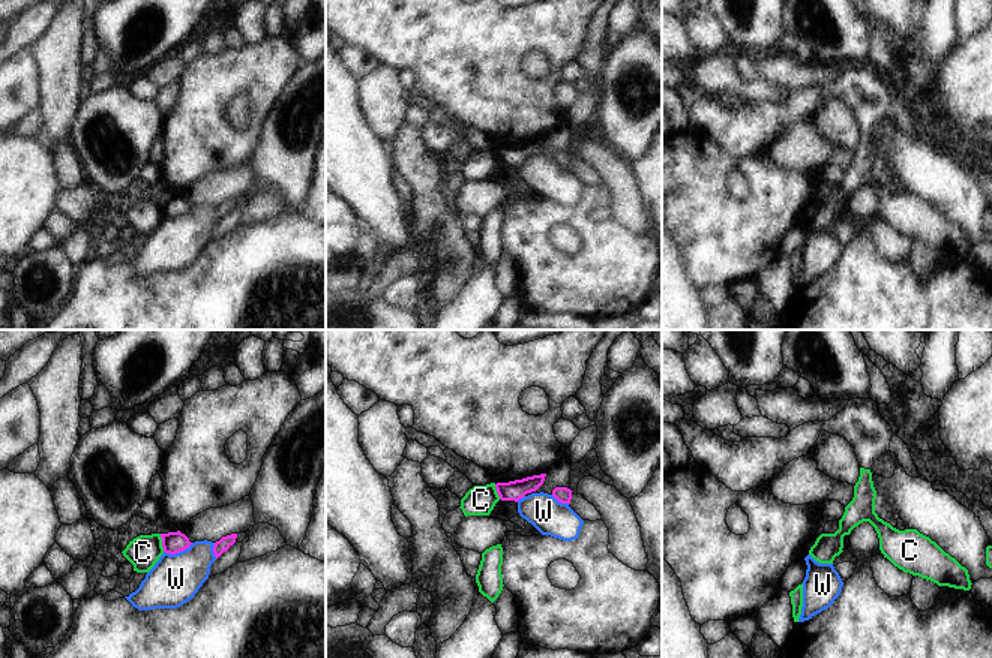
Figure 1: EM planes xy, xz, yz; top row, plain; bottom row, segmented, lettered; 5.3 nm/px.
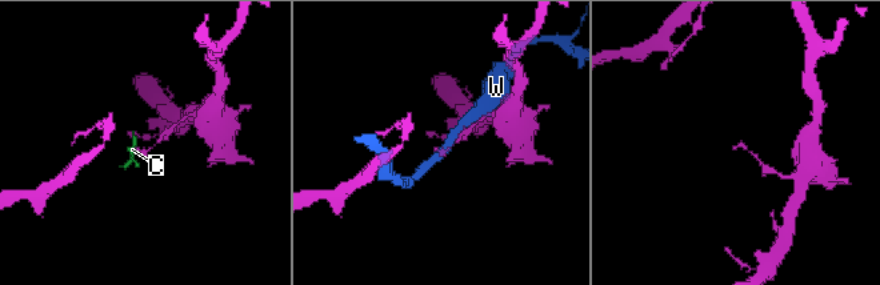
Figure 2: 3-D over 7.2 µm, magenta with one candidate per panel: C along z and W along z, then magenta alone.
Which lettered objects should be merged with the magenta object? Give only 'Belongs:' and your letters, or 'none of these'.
Belongs: none of these

